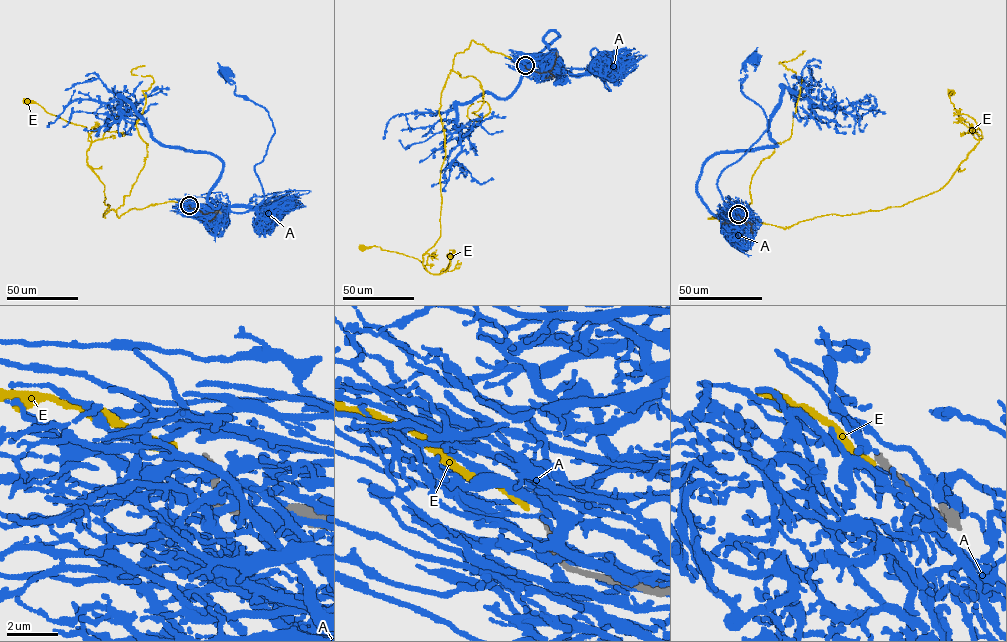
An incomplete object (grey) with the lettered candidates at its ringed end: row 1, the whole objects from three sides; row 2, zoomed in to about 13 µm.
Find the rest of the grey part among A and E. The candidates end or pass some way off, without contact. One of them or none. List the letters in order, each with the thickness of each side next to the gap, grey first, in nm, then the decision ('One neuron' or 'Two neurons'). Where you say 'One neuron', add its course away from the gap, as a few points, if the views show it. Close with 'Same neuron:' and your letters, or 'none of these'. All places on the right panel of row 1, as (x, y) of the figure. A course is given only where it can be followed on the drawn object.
A: Thickness 280 nm (grey) against 240 nm. Two neurons
E: Thickness 280 nm (grey) against 200 nm. Two neurons
Same neuron: none of these

